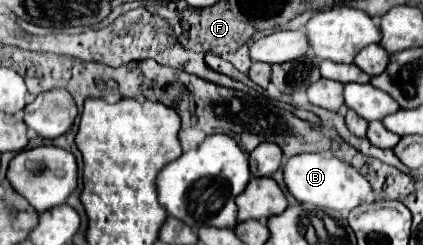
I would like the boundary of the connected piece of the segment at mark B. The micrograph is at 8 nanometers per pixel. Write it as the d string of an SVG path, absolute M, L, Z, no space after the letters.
M298 154L284 166L284 182L288 192L300 204L314 204L320 208L332 208L336 212L350 212L352 208L372 202L372 184L352 164L346 164L330 154Z

